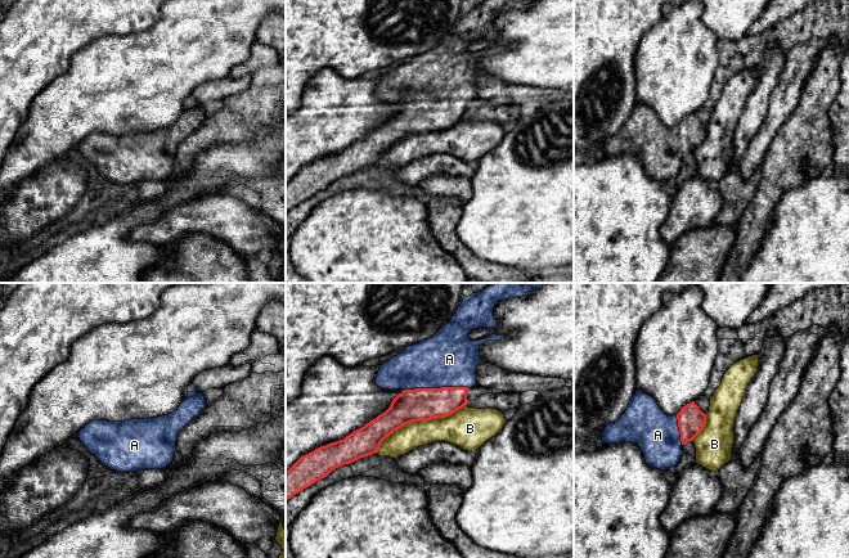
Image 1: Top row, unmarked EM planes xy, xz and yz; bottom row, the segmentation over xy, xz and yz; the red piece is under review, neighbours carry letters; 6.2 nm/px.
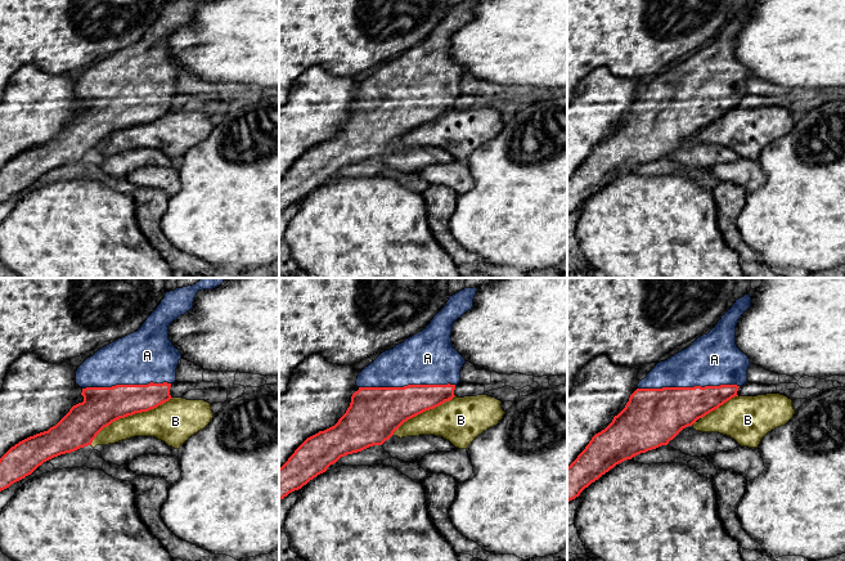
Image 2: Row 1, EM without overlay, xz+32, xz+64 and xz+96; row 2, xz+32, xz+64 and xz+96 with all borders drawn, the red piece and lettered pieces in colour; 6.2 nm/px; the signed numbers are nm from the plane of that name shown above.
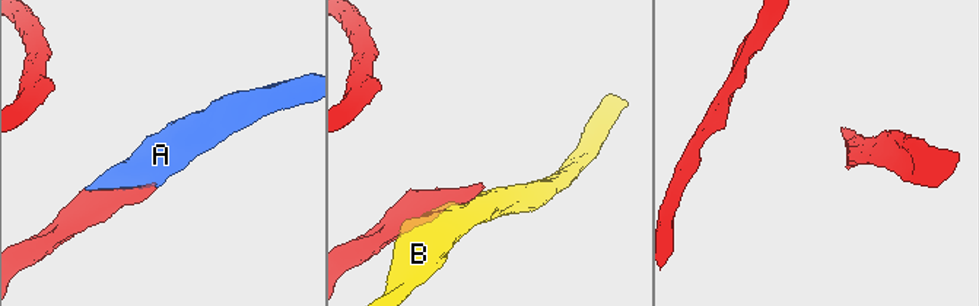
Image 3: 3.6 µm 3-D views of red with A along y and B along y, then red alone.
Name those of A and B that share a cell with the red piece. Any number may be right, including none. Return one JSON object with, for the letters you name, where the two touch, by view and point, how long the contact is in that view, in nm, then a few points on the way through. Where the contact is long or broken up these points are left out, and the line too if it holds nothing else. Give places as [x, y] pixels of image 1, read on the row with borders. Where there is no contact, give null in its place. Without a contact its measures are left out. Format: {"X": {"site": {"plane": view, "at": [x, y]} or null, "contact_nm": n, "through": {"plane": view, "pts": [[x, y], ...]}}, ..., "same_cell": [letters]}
{"A": {"site": {"plane": "xz", "at": [436, 388]}, "contact_nm": 400}, "same_cell": ["A"]}

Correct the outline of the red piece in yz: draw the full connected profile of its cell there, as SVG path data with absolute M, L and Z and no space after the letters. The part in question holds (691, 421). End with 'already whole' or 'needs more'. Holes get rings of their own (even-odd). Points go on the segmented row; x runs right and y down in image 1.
M637 390L621 418L605 427L601 444L634 442L648 465L665 471L679 462L682 445L693 441L705 424L706 414L695 401L669 417L652 396Z; needs more

